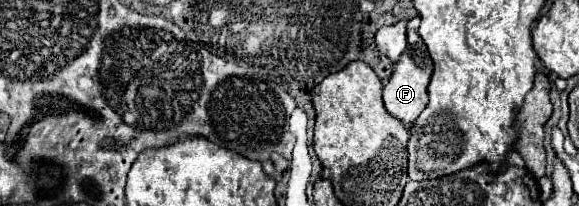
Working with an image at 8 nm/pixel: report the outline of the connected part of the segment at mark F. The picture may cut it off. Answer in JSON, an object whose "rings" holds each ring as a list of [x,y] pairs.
{"rings":[[[415,29],[407,31],[407,39],[409,39],[409,45],[403,51],[401,59],[395,63],[391,79],[383,87],[383,103],[385,103],[385,109],[393,117],[403,121],[405,125],[411,125],[411,123],[415,123],[415,119],[421,115],[421,111],[429,103],[429,99],[427,99],[427,85],[429,85],[429,79],[431,79],[433,61],[431,61],[429,53],[427,53],[427,47],[425,47],[423,39],[419,37],[419,33]]]}

